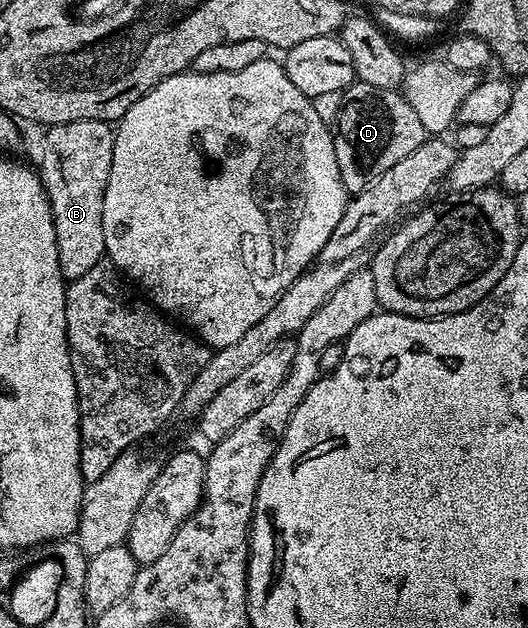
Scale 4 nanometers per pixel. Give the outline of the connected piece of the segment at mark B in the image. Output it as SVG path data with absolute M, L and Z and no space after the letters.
M74 120L70 124L47 127L44 134L44 151L40 154L38 173L44 185L46 196L52 205L54 236L58 244L58 264L65 279L71 280L90 272L94 264L105 257L104 237L102 236L102 204L106 196L106 184L110 180L110 164L114 156L113 127L98 120Z

